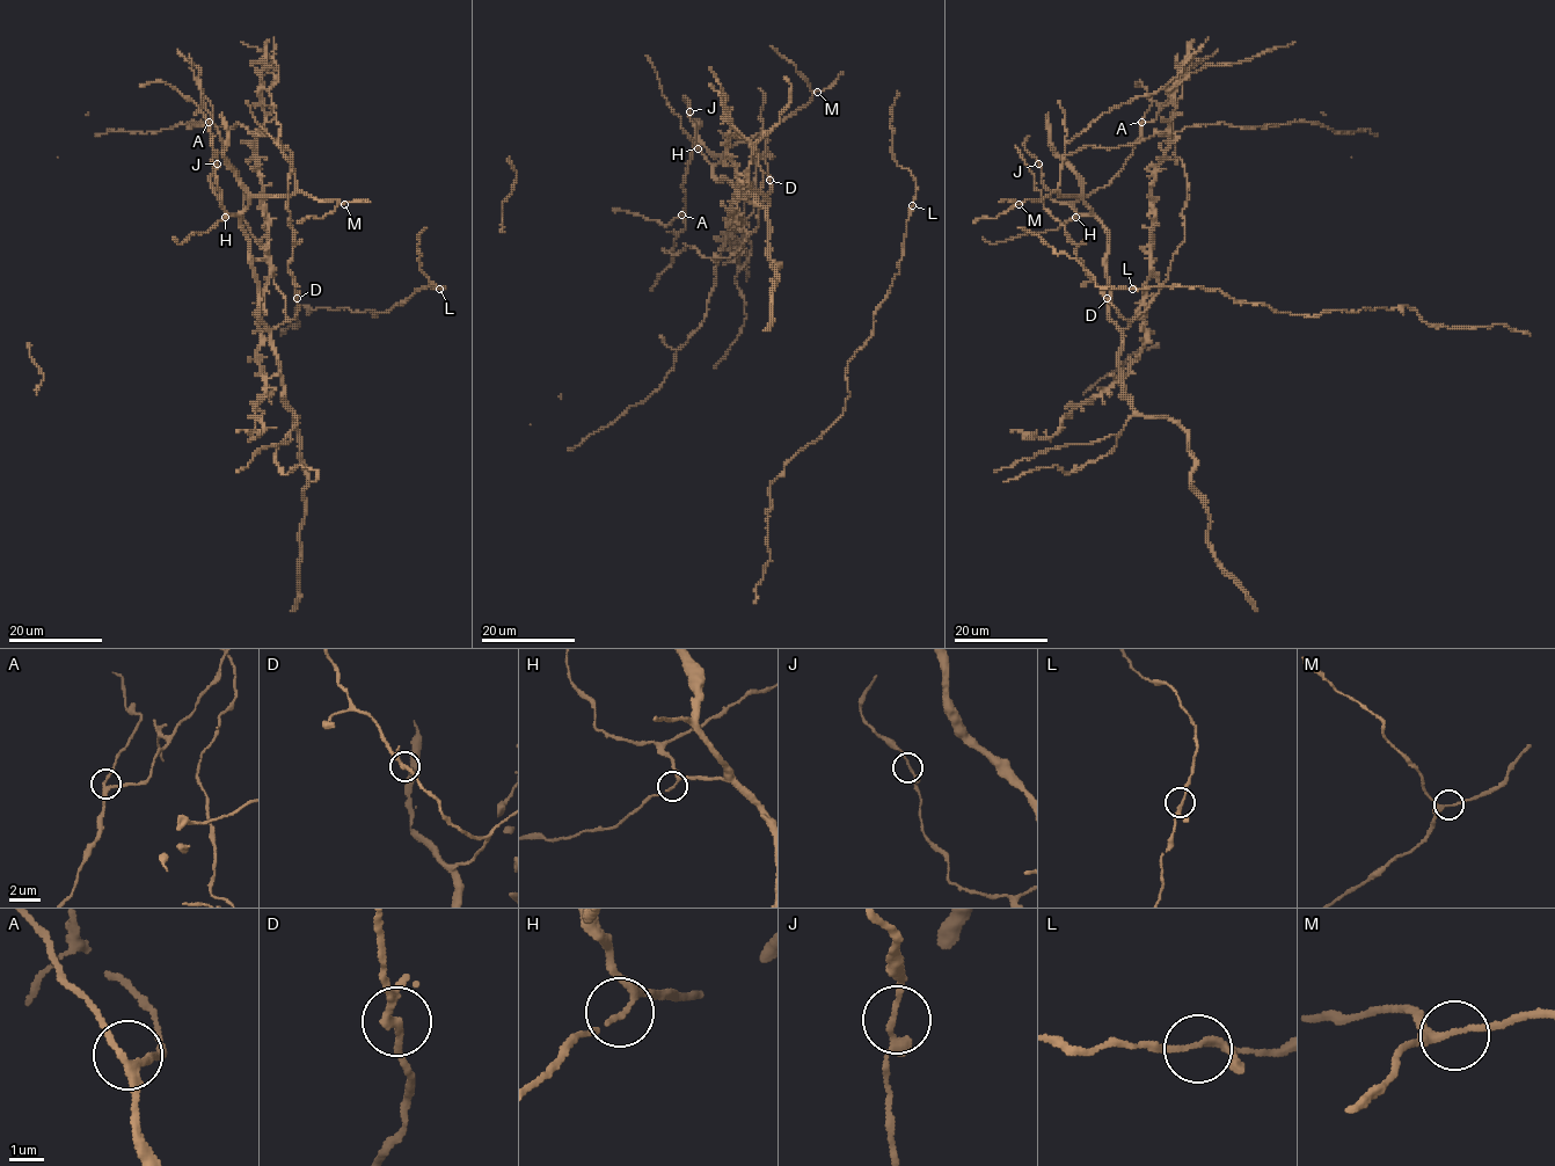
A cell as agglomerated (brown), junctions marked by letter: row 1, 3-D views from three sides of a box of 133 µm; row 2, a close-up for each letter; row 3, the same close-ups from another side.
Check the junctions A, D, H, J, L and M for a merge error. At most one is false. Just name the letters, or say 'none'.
none

